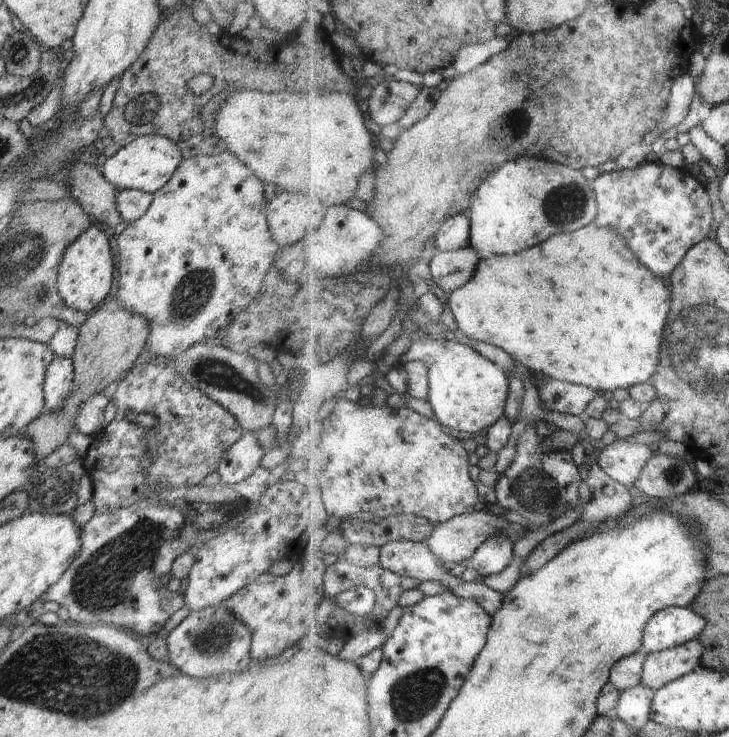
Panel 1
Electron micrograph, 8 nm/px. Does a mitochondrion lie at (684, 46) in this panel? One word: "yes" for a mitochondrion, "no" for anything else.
no

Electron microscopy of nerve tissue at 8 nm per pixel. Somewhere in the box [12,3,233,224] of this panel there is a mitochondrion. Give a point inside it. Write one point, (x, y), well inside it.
(143, 104)

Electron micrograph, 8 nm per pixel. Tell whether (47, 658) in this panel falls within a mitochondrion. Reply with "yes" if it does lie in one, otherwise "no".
yes

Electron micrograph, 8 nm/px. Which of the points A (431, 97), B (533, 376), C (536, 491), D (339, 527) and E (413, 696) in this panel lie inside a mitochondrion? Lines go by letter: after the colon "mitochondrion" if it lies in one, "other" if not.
A: other
B: other
C: mitochondrion
D: other
E: mitochondrion

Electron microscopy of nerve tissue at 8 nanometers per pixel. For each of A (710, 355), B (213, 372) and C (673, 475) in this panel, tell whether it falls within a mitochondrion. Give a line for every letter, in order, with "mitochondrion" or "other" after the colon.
A: mitochondrion
B: mitochondrion
C: mitochondrion

